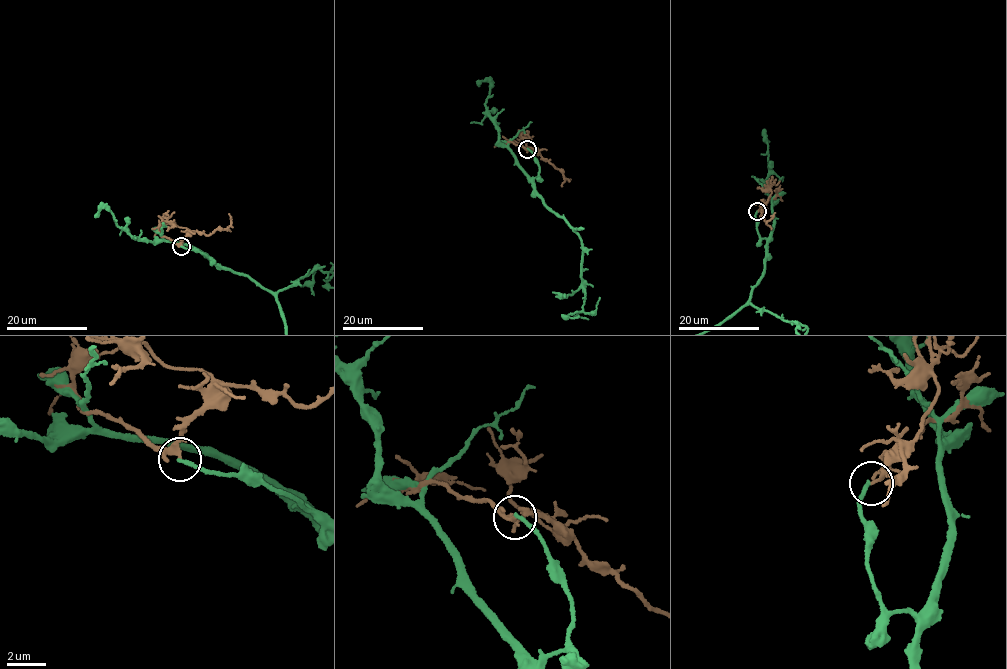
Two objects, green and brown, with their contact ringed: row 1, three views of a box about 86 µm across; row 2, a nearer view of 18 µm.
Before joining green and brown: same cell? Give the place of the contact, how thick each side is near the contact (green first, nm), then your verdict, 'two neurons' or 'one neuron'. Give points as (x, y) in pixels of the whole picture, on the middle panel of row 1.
at (527, 149); 190 nm thick on the green side, 190 nm on the other; two neurons

